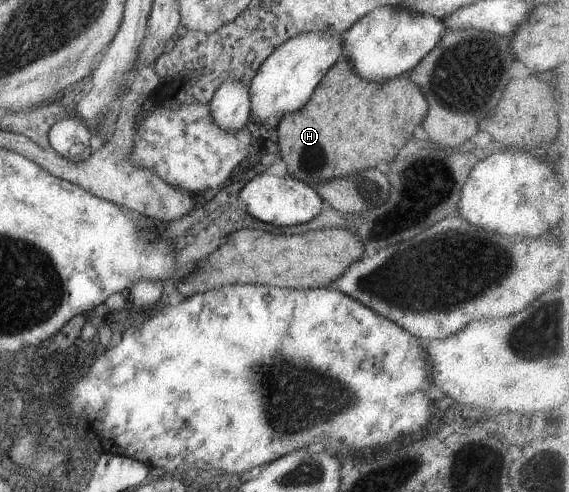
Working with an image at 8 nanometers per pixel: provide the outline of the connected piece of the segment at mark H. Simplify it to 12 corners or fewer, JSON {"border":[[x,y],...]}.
{"border":[[333,64],[274,125],[310,188],[390,160],[427,113],[402,75]]}

